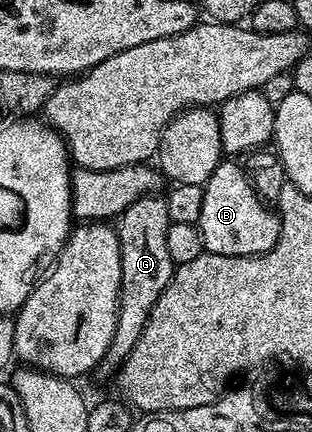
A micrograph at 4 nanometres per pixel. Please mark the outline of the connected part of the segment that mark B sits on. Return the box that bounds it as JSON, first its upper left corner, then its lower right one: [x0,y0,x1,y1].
[198,160,281,256]

